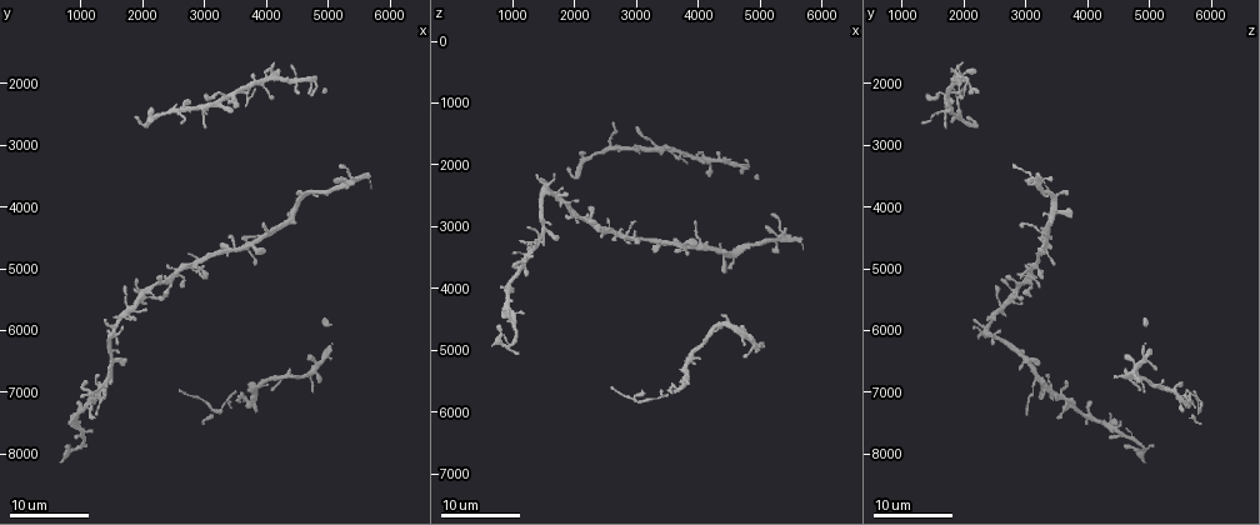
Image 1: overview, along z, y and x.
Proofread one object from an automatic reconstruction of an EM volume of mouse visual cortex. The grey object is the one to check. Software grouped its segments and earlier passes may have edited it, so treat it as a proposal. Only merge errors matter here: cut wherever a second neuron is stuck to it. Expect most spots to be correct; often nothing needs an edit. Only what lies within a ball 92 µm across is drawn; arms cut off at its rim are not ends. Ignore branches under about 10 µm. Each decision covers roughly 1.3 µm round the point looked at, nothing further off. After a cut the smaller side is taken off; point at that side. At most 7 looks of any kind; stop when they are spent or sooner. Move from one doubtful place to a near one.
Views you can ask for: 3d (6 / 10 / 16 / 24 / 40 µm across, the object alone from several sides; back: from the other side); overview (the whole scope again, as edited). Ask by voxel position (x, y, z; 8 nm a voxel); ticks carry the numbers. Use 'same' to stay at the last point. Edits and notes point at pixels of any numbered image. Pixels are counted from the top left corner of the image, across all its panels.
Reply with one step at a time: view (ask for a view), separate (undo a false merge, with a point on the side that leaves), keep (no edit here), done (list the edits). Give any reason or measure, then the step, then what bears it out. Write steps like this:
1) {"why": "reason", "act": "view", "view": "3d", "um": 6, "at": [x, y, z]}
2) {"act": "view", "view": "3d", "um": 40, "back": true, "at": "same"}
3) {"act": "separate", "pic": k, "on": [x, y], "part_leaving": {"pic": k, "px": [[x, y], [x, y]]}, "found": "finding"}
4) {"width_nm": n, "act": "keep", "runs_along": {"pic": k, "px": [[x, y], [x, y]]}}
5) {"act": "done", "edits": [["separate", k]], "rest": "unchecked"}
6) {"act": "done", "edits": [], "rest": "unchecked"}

{"why": "arms run side by side", "act": "view", "view": "3d", "um": 24, "at": [4250, 6750, 4700]}

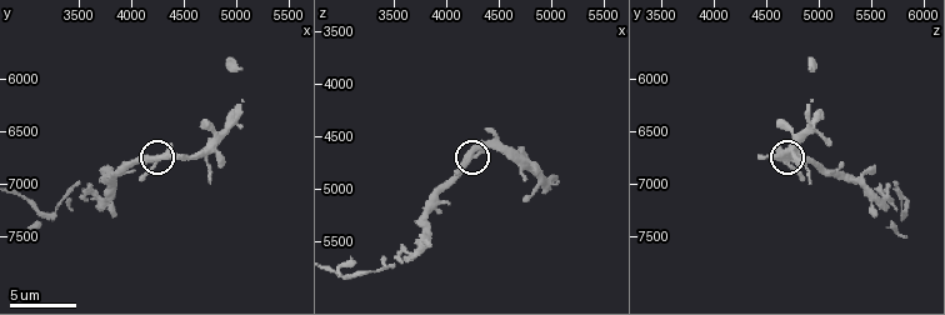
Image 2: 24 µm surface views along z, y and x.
{"act": "view", "view": "3d", "um": 6, "at": [4300, 6740, 4700]}

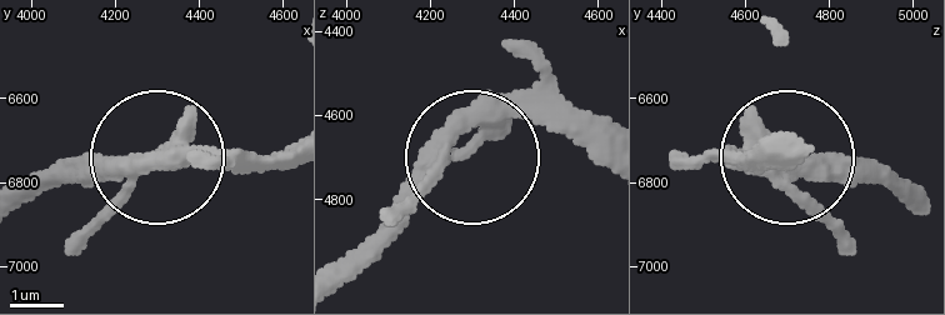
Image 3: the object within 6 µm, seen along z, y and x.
{"act": "keep", "runs_along": {"pic": 3, "px": [[336, 275], [511, 118], [588, 114]]}, "found": "continuous, no second neuron"}

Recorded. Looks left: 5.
{"why": "looks like a crossing", "act": "view", "view": "3d", "um": 16, "at": [1700, 5750, 2500]}

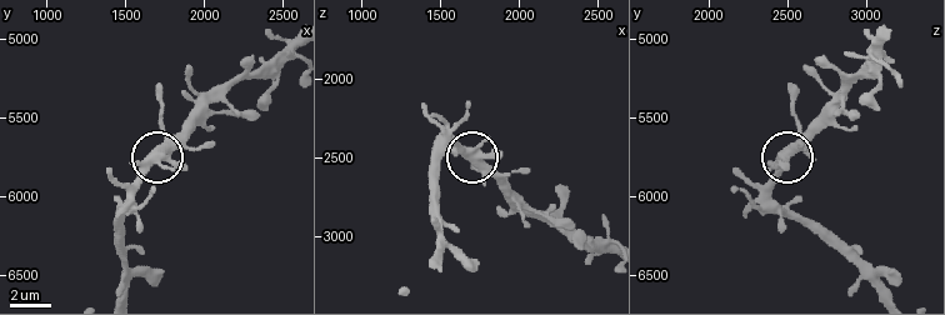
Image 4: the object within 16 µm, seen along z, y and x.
{"why": "zoom in", "act": "view", "view": "3d", "um": 10, "at": [1700, 5700, 2500]}

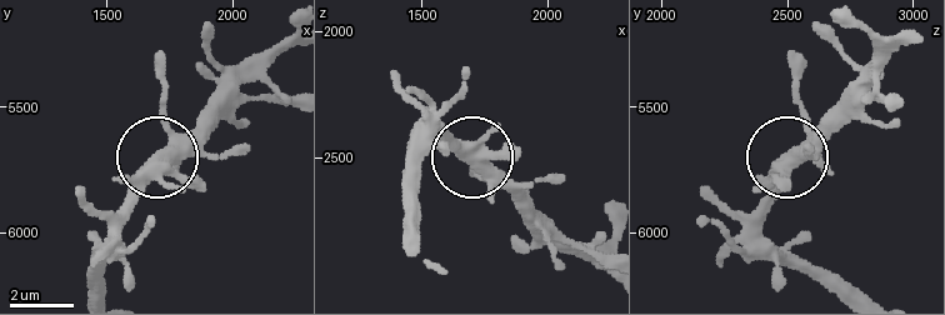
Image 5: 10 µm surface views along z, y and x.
{"side_arm_um": 85, "act": "keep", "runs_along": {"pic": 5, "px": [[164, 160], [113, 214]]}, "found": "one neuron here"}

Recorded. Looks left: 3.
{"why": "sudden change in width", "act": "view", "view": "3d", "um": 24, "at": [950, 7950, 4950]}

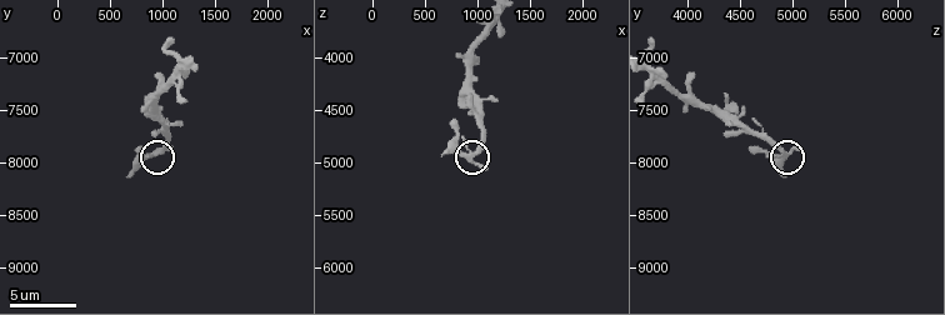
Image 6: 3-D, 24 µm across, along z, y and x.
{"act": "view", "view": "3d", "um": 6, "at": [940, 7920, 4920]}

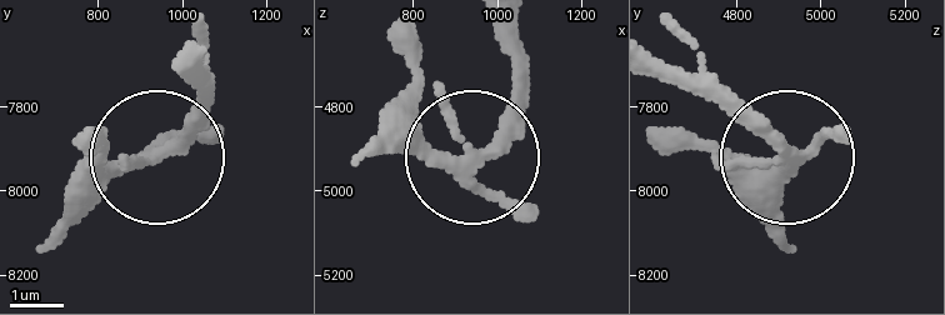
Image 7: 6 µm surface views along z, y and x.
{"act": "view", "view": "3d", "um": 6, "back": true, "at": [960, 7910, 4935]}

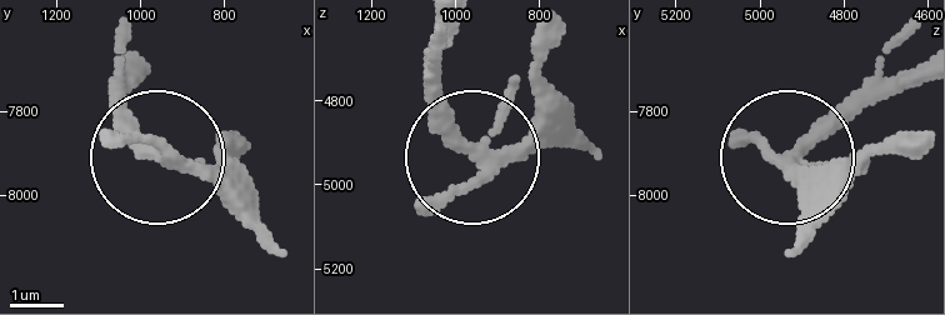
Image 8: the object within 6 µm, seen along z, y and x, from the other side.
{"width_nm": 230, "act": "keep", "found": "all the same neuron"}

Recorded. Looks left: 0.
{"act": "done", "edits": [], "rest": "unchecked"}

